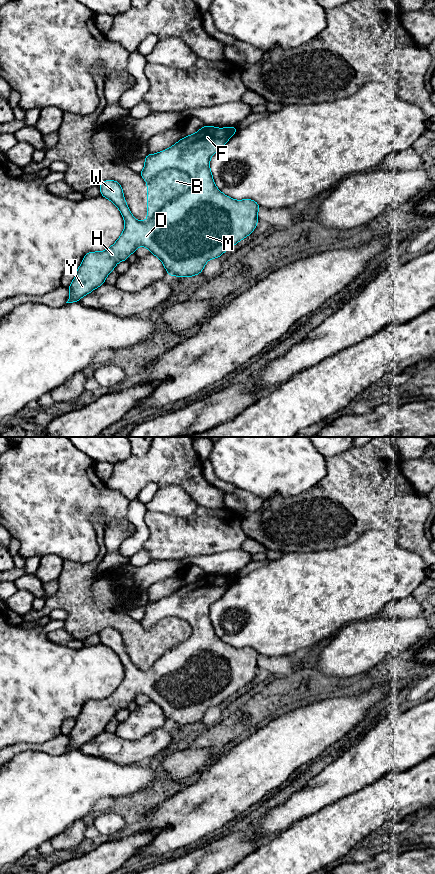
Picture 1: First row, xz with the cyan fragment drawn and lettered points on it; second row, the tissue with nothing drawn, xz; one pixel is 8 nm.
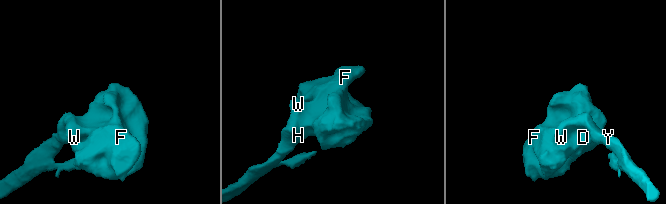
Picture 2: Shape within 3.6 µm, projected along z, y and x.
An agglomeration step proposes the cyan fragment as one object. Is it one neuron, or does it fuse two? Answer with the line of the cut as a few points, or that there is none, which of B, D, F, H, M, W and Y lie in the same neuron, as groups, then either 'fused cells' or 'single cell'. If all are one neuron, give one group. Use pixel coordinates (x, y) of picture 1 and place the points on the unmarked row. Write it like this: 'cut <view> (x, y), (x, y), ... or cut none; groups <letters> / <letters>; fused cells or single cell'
cut xz (186, 620), (191, 629), (191, 634), (170, 647), (147, 669); groups B / D F H M W Y; fused cells

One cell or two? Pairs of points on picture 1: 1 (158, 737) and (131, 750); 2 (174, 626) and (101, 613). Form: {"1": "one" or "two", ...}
{"1": "one", "2": "one"}

